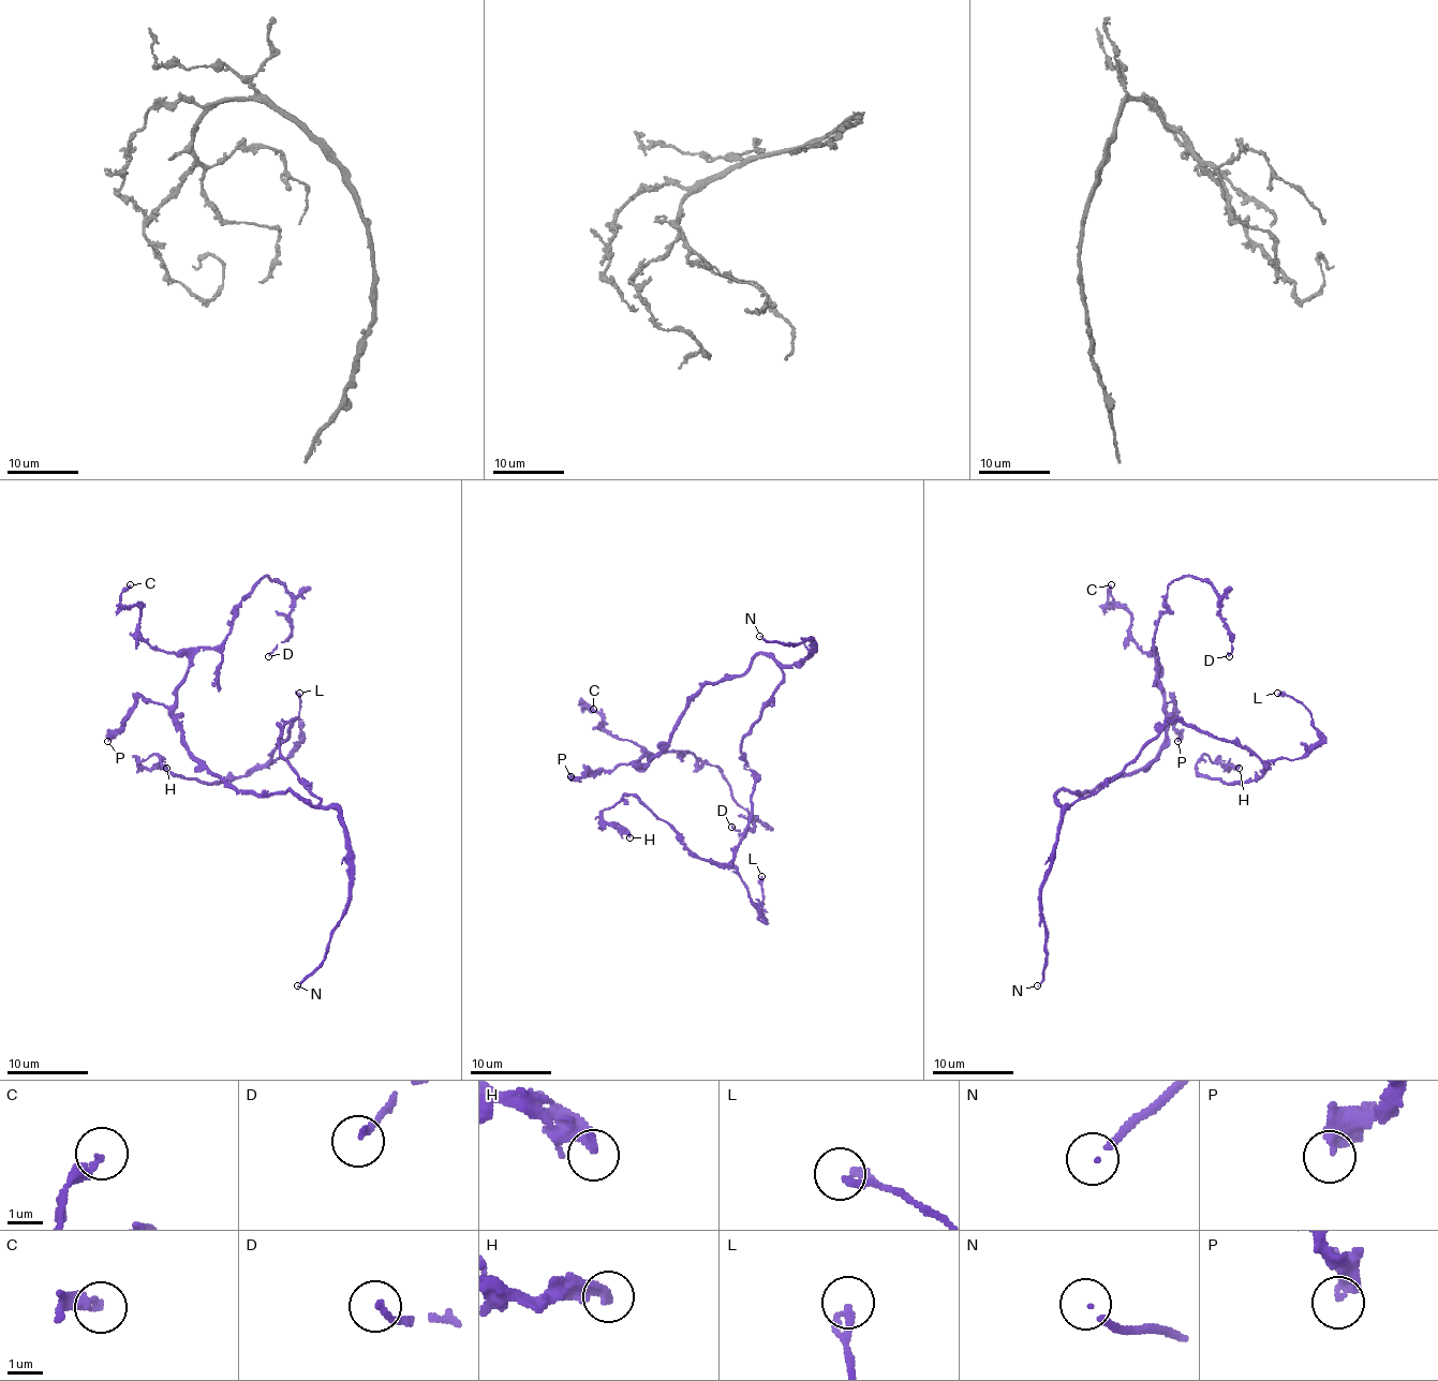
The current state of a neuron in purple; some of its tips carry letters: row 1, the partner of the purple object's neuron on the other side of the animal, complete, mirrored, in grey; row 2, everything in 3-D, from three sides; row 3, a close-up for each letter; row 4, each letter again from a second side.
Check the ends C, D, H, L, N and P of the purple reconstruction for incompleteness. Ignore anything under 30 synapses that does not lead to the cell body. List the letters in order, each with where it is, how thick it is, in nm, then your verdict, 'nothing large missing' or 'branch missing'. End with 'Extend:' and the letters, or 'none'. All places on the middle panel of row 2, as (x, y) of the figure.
C: at (593, 709); 260 nm thick; nothing large missing
D: at (731, 827); 180 nm thick; nothing large missing
H: at (629, 837); 340 nm thick; nothing large missing
L: at (761, 876); 240 nm thick; nothing large missing
N: at (759, 636); 120 nm thick; nothing large missing
P: at (571, 776); 240 nm thick; nothing large missing
Extend: none

